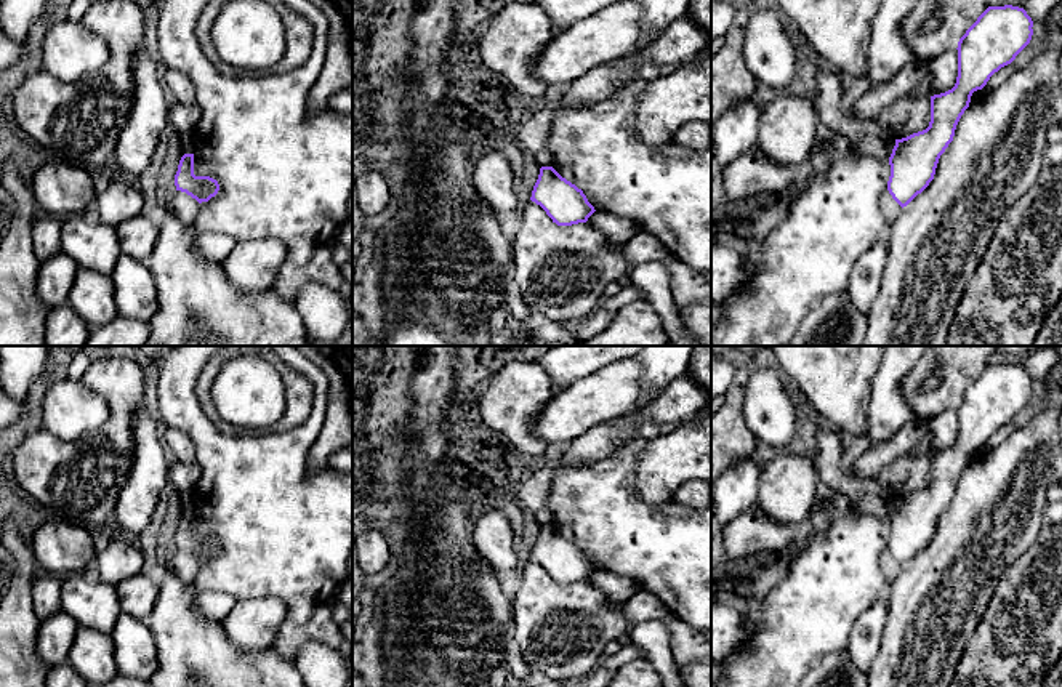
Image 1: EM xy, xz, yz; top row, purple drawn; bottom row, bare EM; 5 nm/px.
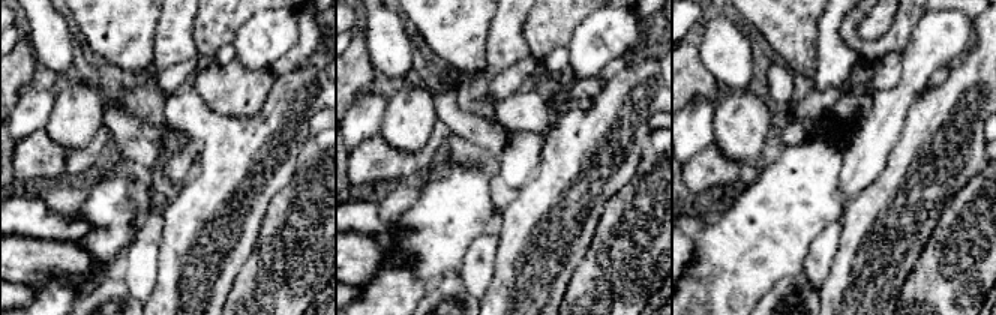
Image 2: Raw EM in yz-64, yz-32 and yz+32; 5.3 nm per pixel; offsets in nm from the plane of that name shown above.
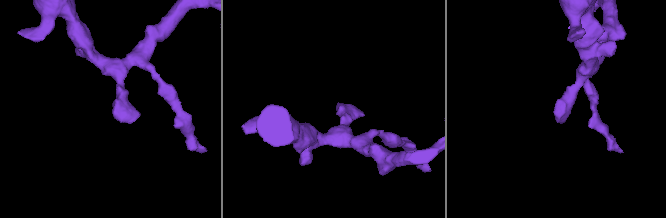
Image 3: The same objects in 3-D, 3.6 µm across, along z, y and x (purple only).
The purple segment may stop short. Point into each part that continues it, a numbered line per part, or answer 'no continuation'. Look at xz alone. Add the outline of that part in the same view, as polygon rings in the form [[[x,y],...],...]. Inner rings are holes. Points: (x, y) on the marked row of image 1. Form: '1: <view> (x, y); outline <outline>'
no continuation

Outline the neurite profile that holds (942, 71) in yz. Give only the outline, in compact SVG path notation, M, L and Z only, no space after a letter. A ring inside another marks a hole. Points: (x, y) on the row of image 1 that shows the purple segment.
M958 50L943 51L927 64L931 93L951 90L958 77Z

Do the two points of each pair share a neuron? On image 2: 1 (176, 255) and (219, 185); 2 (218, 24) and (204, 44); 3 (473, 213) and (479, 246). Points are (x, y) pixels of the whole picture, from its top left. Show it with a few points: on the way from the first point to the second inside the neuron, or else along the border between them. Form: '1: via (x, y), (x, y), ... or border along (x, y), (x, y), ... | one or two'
1: via (194, 237), (200, 231), (201, 221), (219, 203) | one
2: via (213, 29), (207, 39) | one
3: border along (480, 234), (471, 243), (459, 266) | two

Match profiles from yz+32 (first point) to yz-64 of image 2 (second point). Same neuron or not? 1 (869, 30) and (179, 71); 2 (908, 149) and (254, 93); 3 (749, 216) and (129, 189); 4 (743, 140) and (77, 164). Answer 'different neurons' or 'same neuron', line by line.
1: different neurons
2: different neurons
3: same neuron
4: different neurons

